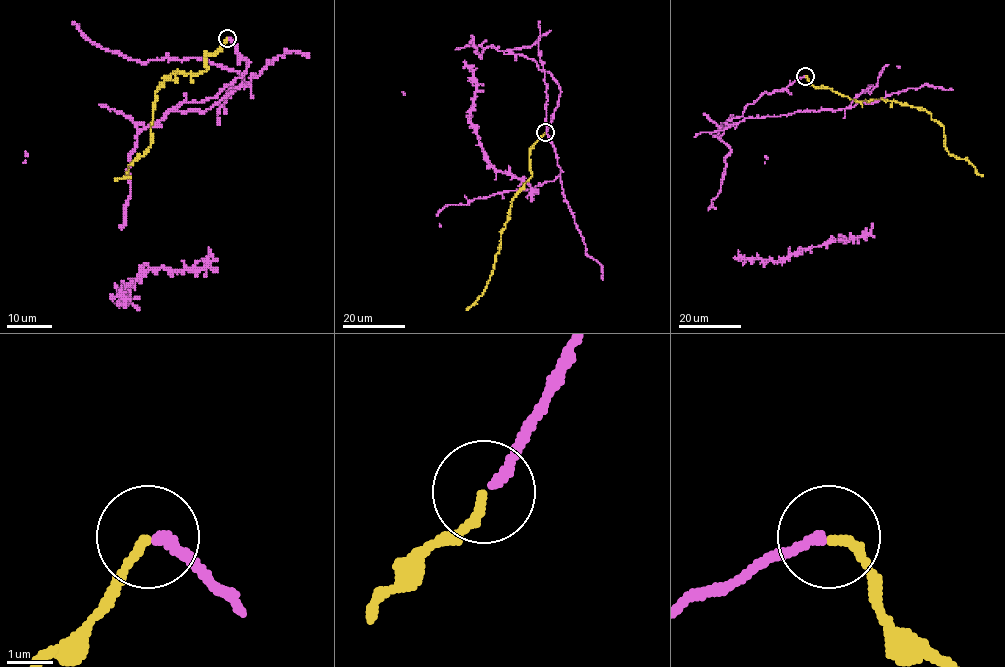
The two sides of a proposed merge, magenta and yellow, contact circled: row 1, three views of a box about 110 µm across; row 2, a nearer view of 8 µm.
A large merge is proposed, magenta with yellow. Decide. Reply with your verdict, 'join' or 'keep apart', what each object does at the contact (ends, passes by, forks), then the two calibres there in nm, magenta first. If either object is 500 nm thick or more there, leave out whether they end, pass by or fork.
join | magenta ends | yellow ends | 220/200 nm

